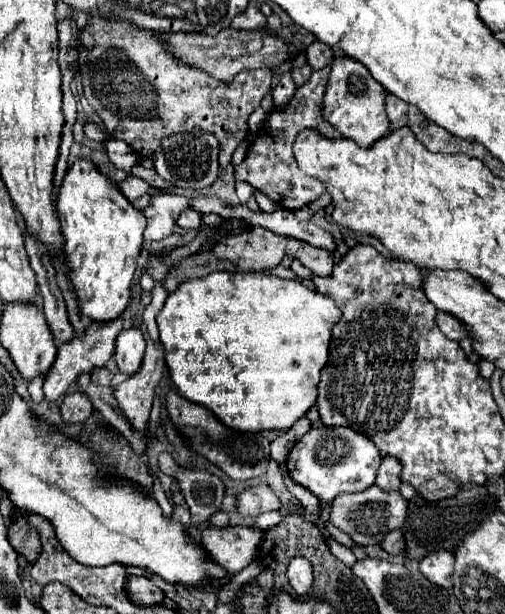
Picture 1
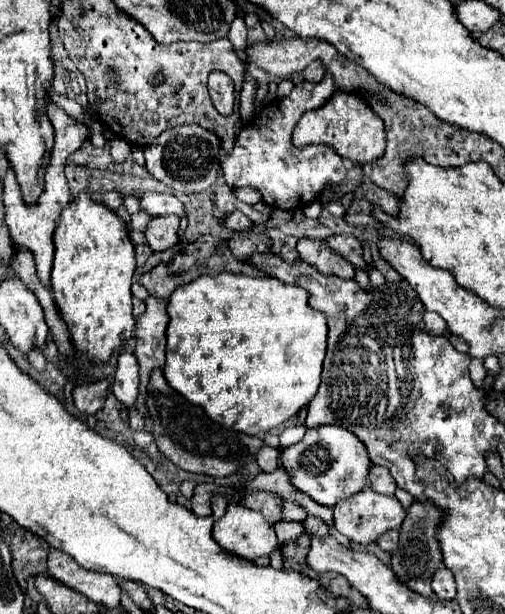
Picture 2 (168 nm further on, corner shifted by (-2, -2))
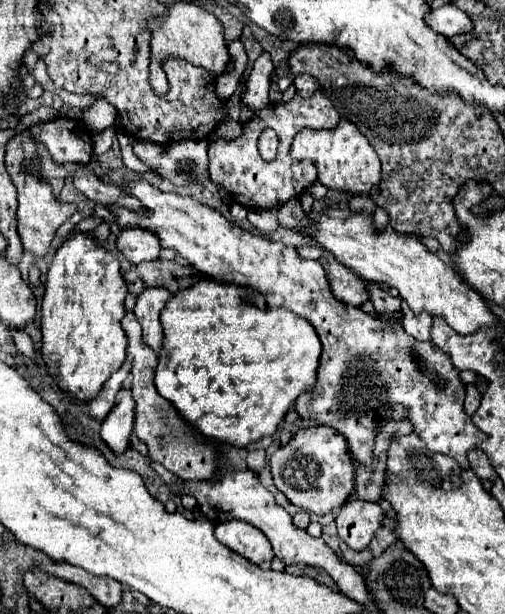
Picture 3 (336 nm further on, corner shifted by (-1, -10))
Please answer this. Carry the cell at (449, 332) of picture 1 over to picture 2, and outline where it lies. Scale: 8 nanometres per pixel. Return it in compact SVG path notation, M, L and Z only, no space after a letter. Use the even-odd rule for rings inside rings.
M425 313L425 329L431 335L445 335L447 323L437 313Z

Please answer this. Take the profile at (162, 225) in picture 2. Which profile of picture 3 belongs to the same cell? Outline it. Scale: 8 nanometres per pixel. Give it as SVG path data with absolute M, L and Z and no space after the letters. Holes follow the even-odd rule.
M124 229L118 235L116 247L118 247L118 251L124 253L124 257L130 263L154 261L160 255L158 237L150 231L142 231L142 229Z

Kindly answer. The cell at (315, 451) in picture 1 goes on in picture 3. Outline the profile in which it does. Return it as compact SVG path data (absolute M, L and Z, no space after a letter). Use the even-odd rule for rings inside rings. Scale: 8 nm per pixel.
M324 425L300 427L288 445L282 445L270 455L270 473L276 489L282 491L292 505L316 515L338 509L354 491L354 473L346 439Z

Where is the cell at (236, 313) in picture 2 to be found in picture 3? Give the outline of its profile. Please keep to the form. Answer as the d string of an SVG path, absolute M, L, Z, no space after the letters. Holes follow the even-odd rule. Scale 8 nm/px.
M200 279L194 287L172 295L160 315L164 343L154 377L158 393L168 399L186 421L194 423L202 435L237 448L245 448L264 435L274 435L298 395L314 387L322 353L320 339L306 319L284 307L259 309L242 301L242 295L248 295L248 289L210 279Z

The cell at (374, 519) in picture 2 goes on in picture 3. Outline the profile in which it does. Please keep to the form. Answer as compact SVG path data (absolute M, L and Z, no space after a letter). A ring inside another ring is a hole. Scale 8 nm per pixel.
M348 499L338 515L336 515L336 525L338 525L338 535L340 539L350 547L350 549L366 549L370 539L380 527L382 521L382 507L378 503L368 503L362 499Z

